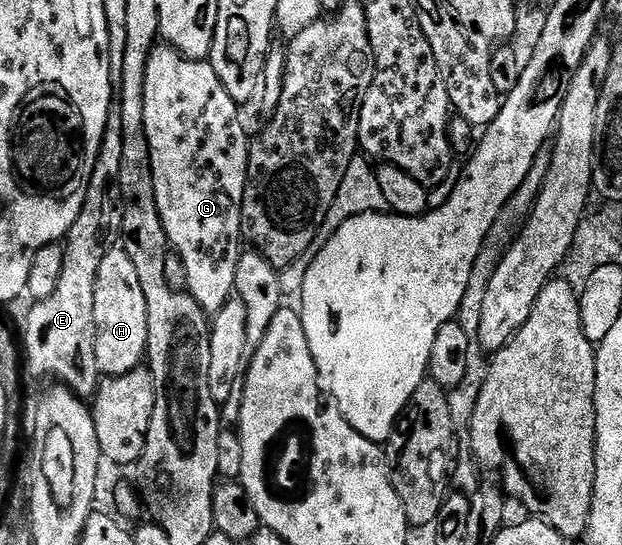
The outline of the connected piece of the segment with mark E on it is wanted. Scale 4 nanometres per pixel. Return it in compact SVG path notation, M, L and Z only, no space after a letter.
M112 108L105 128L105 136L101 140L101 148L97 156L97 164L93 168L93 176L87 185L85 204L81 208L81 216L68 232L63 251L65 265L61 267L61 280L53 296L44 302L35 302L23 322L23 338L21 334L21 350L25 355L25 366L31 369L35 378L55 378L60 386L67 386L78 398L94 399L99 390L101 375L97 368L97 324L93 316L93 292L97 284L97 268L101 268L101 260L113 249L116 249L123 233L123 206L119 197L119 177L121 176L121 112Z

